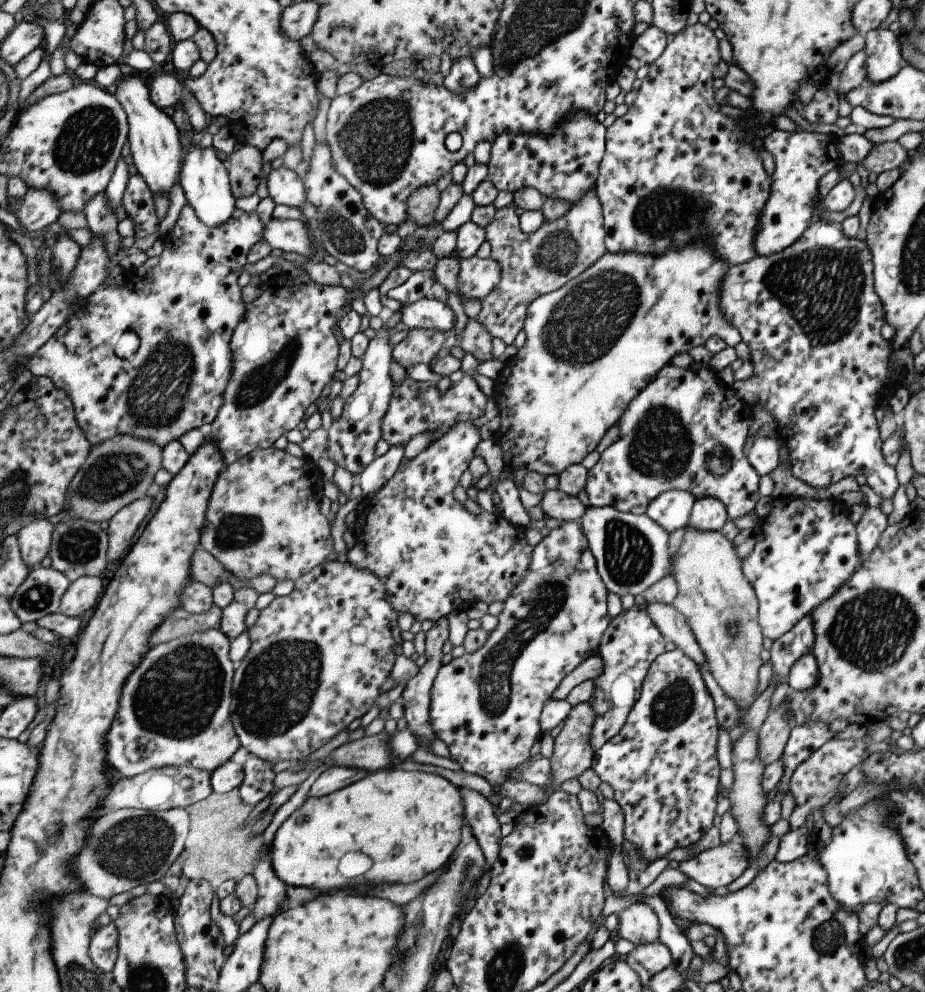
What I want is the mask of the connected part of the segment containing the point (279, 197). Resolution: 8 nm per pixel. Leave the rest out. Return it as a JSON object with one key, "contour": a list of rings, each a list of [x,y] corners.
{"contour":[[[283,166],[271,169],[265,177],[269,198],[276,205],[298,208],[306,201],[302,180]]]}

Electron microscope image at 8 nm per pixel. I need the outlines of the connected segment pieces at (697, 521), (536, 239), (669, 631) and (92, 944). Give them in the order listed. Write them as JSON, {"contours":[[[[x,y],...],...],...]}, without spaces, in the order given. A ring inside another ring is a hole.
{"contours":[[[[698,498],[692,504],[686,525],[699,530],[719,531],[727,520],[724,504],[716,498]]],[[[594,186],[585,191],[578,201],[575,201],[559,218],[543,221],[535,232],[525,234],[518,225],[518,216],[515,215],[516,205],[511,202],[505,208],[496,210],[491,220],[484,226],[485,240],[490,244],[490,258],[498,262],[500,277],[494,289],[490,290],[480,300],[480,311],[476,321],[483,325],[493,337],[502,340],[507,346],[522,329],[527,305],[542,294],[554,291],[563,286],[577,274],[582,273],[587,266],[592,265],[605,251],[606,232],[602,227],[602,210]]],[[[649,603],[646,613],[665,641],[671,641],[685,656],[698,667],[706,666],[704,654],[690,632],[686,618],[678,613],[673,605],[667,603]]],[[[113,922],[101,925],[96,930],[88,942],[88,955],[93,964],[110,975],[113,972],[113,966],[118,951],[117,931]]]]}

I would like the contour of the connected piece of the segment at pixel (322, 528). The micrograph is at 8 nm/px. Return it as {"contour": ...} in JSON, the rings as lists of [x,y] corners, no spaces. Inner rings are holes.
{"contour":[[[274,447],[252,450],[247,456],[225,466],[218,475],[205,511],[204,526],[200,530],[199,547],[211,554],[213,558],[216,558],[225,567],[225,570],[228,570],[237,578],[248,579],[249,577],[260,574],[270,574],[276,581],[296,581],[300,576],[309,572],[314,566],[320,565],[325,556],[332,551],[332,540],[331,534],[329,533],[330,523],[328,523],[327,519],[325,519],[318,509],[320,498],[324,496],[323,484],[321,473],[315,466],[314,461],[311,461],[305,456],[297,458],[291,456],[285,450]]]}

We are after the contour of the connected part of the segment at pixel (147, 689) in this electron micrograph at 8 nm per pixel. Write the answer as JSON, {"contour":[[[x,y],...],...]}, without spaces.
{"contour":[[[218,628],[207,629],[175,637],[174,639],[169,640],[169,642],[165,642],[165,644],[157,644],[157,646],[153,646],[153,648],[143,656],[143,660],[139,662],[135,667],[135,670],[131,671],[131,674],[123,683],[118,702],[118,709],[115,711],[115,718],[104,738],[104,747],[107,750],[106,762],[112,768],[112,771],[116,776],[121,778],[131,778],[151,769],[182,767],[187,765],[210,773],[224,762],[232,759],[233,753],[240,747],[240,744],[235,736],[230,721],[230,684],[232,683],[235,666],[228,657],[229,643],[230,640]]]}

